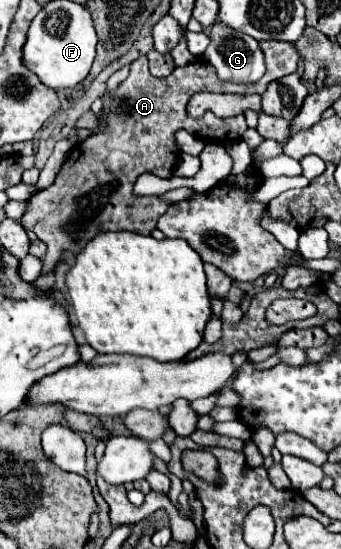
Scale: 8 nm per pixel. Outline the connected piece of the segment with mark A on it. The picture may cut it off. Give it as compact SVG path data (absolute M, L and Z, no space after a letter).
M261 41L259 49L265 55L265 63L267 63L267 71L265 75L255 81L255 83L233 83L233 81L219 81L215 67L209 63L189 63L185 67L177 67L169 77L153 77L149 73L149 65L147 65L147 57L139 57L137 61L131 63L131 73L129 77L111 93L103 95L103 117L105 117L105 129L85 141L81 141L77 147L71 149L71 155L67 157L67 161L63 163L55 183L39 193L35 193L29 201L27 201L27 211L21 217L21 225L29 225L29 229L45 241L47 245L47 253L43 255L43 273L51 273L59 263L63 263L65 255L79 255L83 245L87 245L87 241L91 241L97 233L103 231L131 231L131 233L139 233L139 235L151 235L151 231L157 225L157 219L169 209L169 201L165 201L159 195L153 197L137 197L133 195L133 185L135 179L143 173L153 173L157 177L171 177L175 171L175 163L177 163L177 147L175 147L175 131L185 129L189 133L195 133L197 137L205 137L207 141L235 141L241 139L241 135L247 131L245 125L245 117L243 115L235 115L235 117L227 117L227 119L219 119L213 113L205 113L199 119L193 119L187 115L187 103L195 93L201 91L209 91L209 93L263 93L267 89L267 85L271 81L277 81L285 75L291 75L297 71L299 65L299 53L295 49L293 43L285 43L285 41Z

